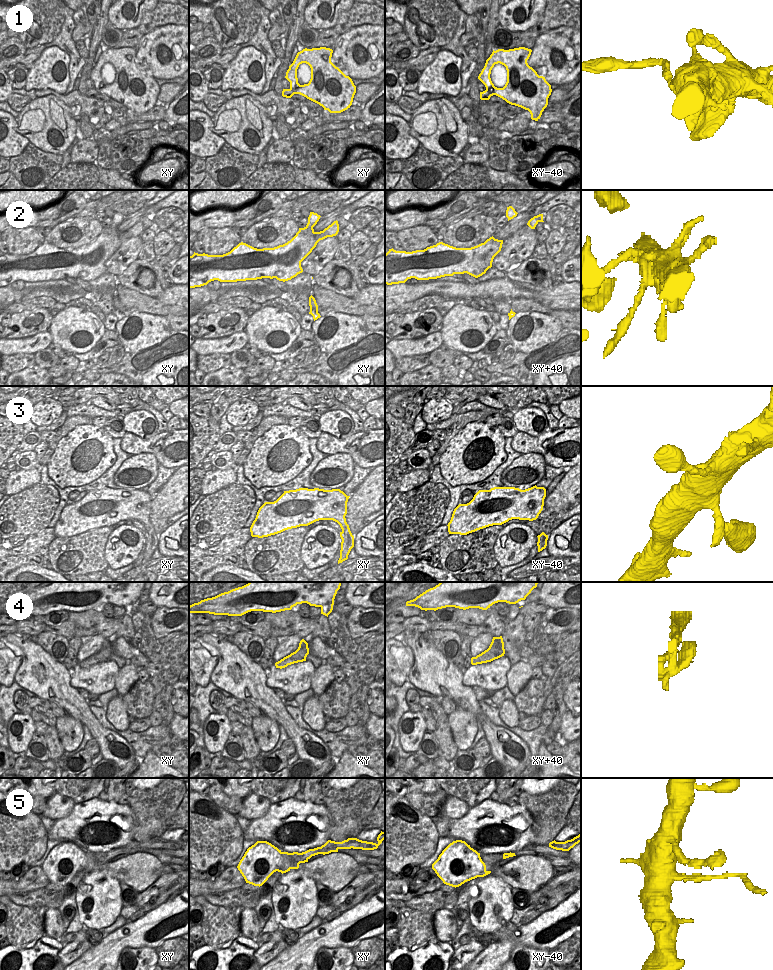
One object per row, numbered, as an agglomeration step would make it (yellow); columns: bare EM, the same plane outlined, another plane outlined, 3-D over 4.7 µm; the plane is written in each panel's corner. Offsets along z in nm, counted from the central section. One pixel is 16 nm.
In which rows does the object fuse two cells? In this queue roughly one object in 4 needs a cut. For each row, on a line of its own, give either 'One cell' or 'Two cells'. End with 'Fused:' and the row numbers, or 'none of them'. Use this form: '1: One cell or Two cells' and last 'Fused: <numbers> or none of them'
1: Two cells
2: One cell
3: One cell
4: One cell
5: Two cells
Fused: 1, 5.

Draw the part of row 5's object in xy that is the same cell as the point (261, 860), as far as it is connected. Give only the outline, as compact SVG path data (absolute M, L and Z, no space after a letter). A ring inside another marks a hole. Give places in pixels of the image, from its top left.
M257 841L247 849L237 868L246 883L260 887L274 872L283 874L292 869L289 854L267 841Z

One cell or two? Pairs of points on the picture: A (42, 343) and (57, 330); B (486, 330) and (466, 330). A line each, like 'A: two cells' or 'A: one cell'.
A: two cells
B: one cell

